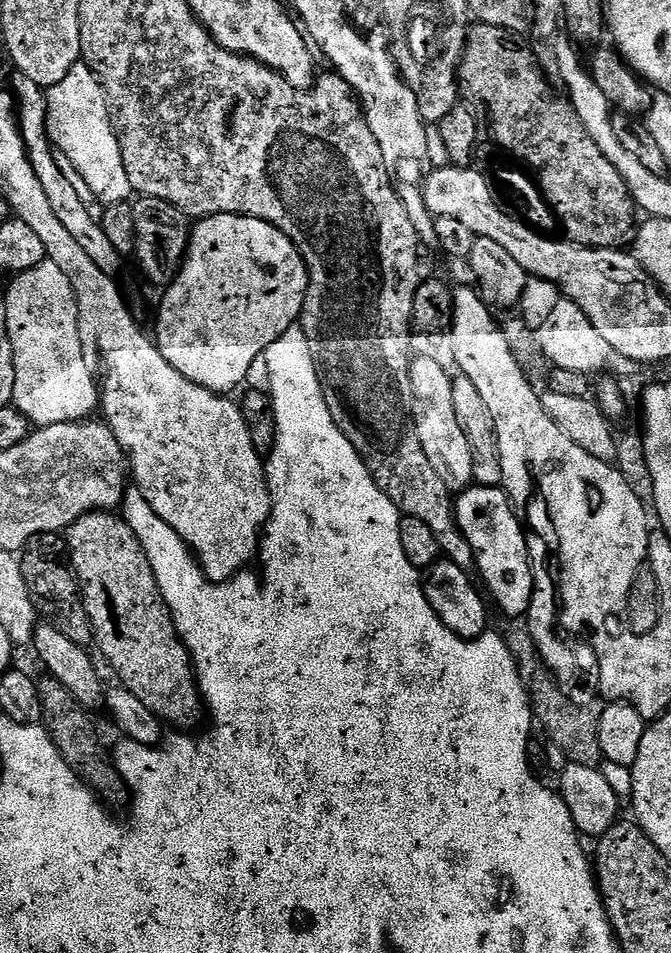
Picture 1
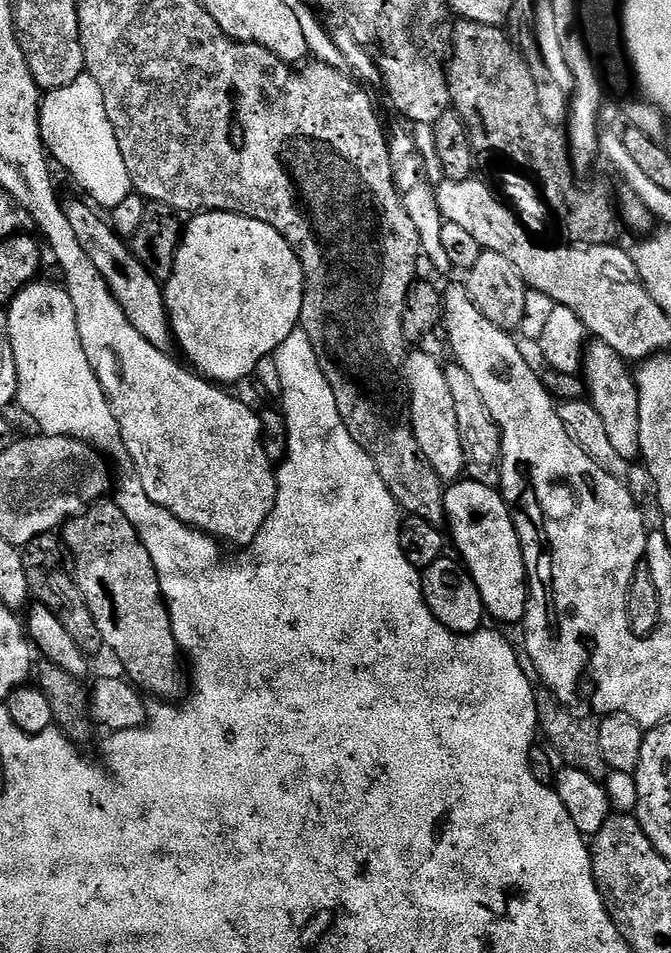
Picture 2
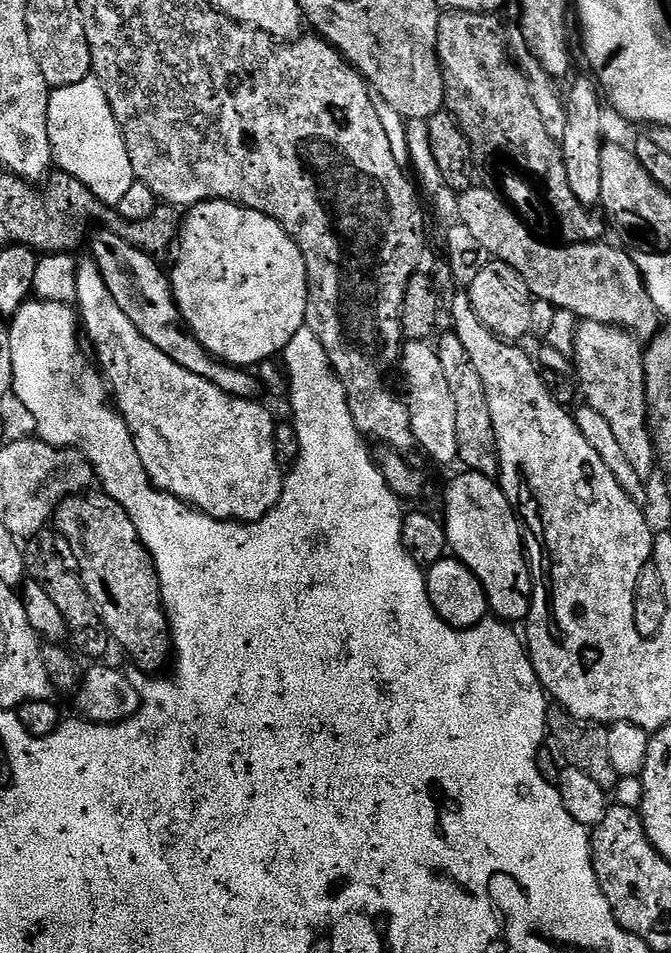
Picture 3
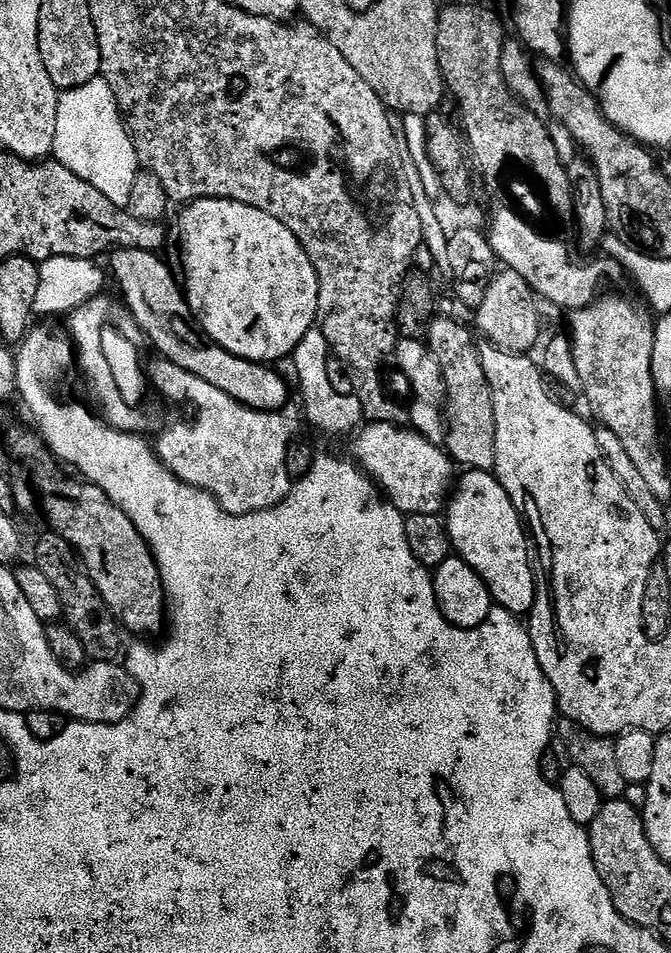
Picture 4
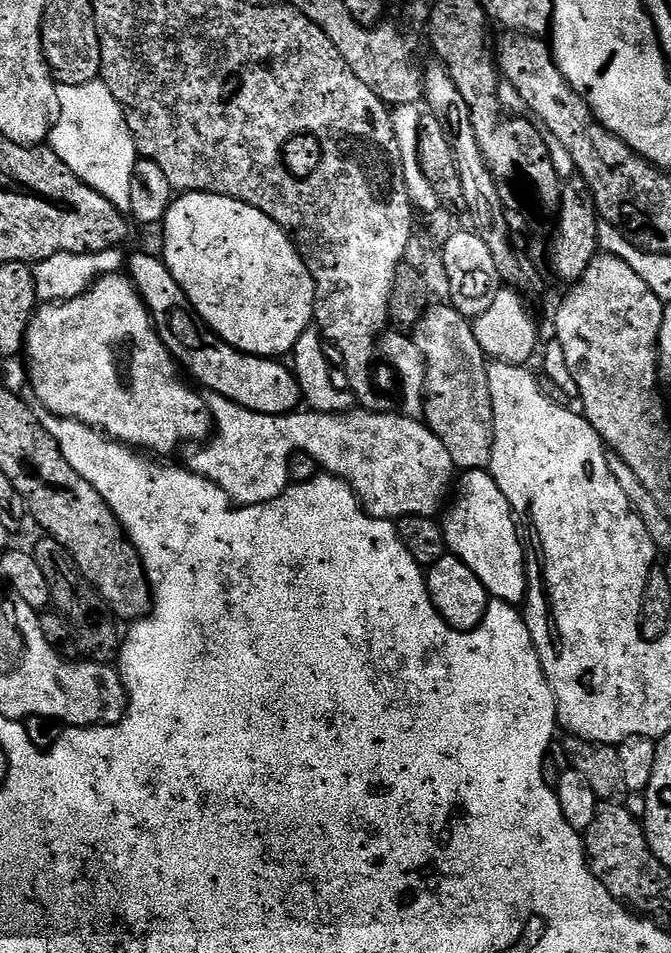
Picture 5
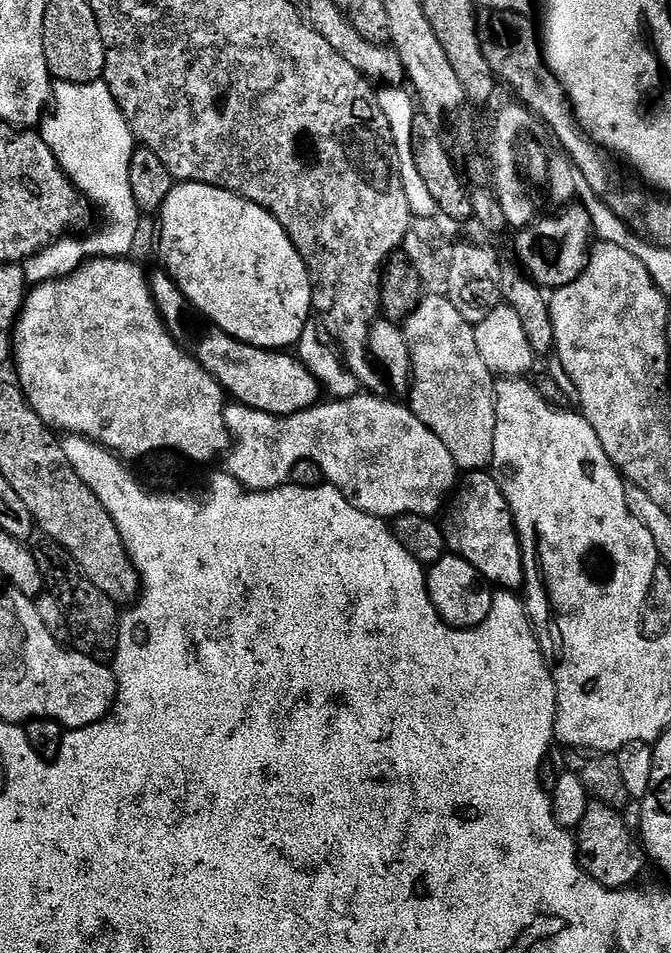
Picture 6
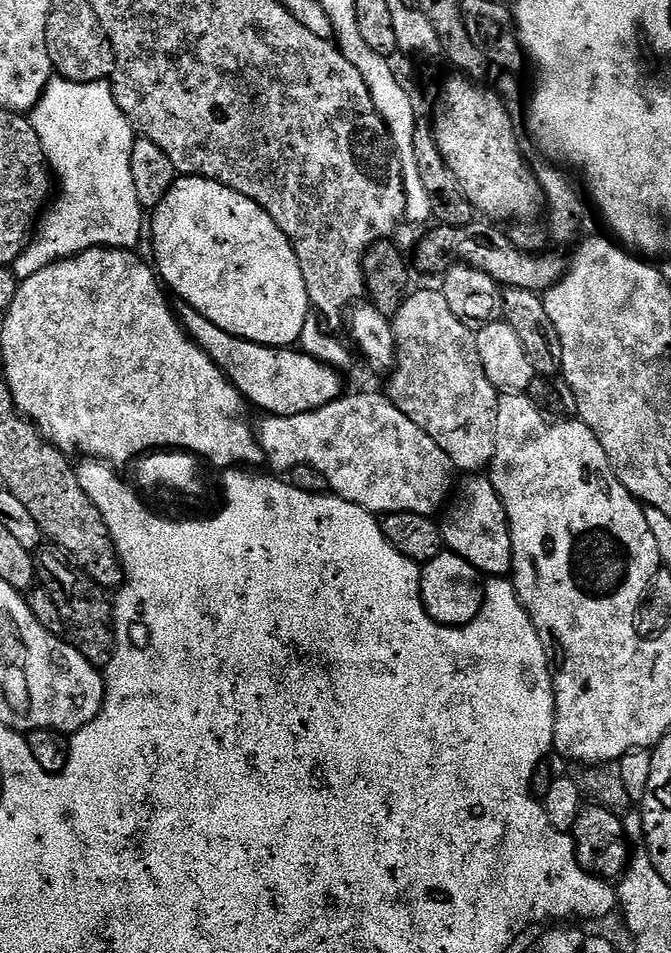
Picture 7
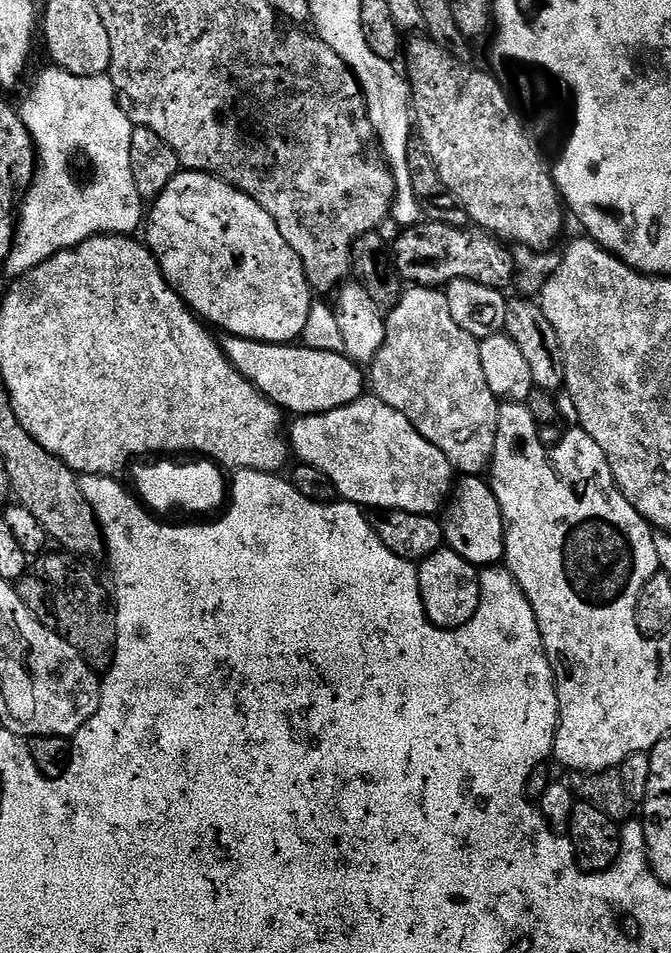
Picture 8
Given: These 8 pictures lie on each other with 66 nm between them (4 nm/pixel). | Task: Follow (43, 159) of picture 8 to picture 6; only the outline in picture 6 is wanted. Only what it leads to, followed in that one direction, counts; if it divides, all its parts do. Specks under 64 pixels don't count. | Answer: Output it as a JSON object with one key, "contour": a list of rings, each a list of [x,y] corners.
{"contour":[[[63,82],[57,83],[54,88],[54,103],[51,105],[50,111],[45,115],[42,121],[42,135],[46,146],[53,154],[56,156],[56,160],[60,164],[60,168],[68,176],[69,180],[78,191],[80,195],[88,201],[89,205],[93,209],[98,210],[104,215],[104,229],[100,232],[86,237],[84,240],[78,238],[79,236],[63,236],[58,240],[52,241],[47,247],[42,251],[37,252],[35,255],[28,257],[21,263],[21,268],[23,270],[23,276],[25,283],[30,286],[35,286],[45,282],[50,279],[57,279],[58,277],[68,275],[76,269],[78,269],[83,263],[89,259],[123,259],[129,257],[132,253],[132,247],[136,244],[136,235],[140,232],[140,219],[142,219],[142,213],[140,207],[134,202],[134,190],[130,190],[130,162],[132,161],[132,153],[134,151],[134,137],[130,126],[126,122],[126,118],[122,114],[120,107],[116,105],[116,99],[110,94],[107,84],[103,82],[97,82],[95,84],[66,84]]]}

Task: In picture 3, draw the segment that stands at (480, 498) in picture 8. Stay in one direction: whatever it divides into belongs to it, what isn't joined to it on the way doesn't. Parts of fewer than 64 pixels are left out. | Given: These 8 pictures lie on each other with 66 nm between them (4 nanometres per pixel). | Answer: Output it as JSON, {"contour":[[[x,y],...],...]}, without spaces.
{"contour":[[[467,470],[461,471],[461,473],[461,476],[456,476],[449,482],[448,489],[444,492],[442,523],[444,533],[448,536],[451,555],[455,559],[461,560],[476,575],[478,582],[482,582],[484,593],[488,599],[488,607],[493,617],[505,622],[527,621],[528,612],[532,608],[532,570],[528,567],[522,525],[516,510],[493,477]]]}

